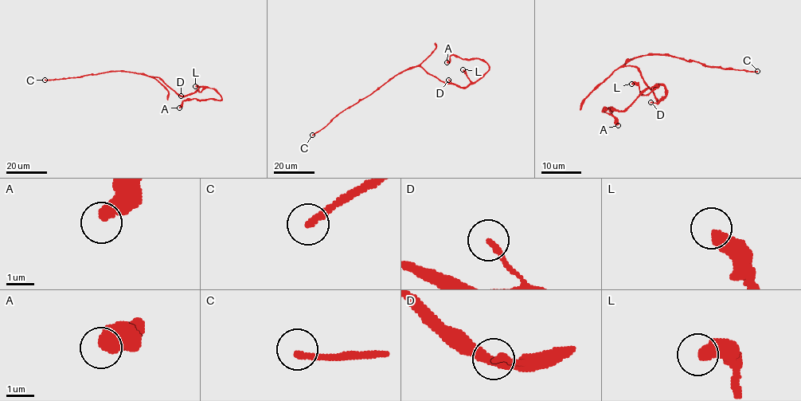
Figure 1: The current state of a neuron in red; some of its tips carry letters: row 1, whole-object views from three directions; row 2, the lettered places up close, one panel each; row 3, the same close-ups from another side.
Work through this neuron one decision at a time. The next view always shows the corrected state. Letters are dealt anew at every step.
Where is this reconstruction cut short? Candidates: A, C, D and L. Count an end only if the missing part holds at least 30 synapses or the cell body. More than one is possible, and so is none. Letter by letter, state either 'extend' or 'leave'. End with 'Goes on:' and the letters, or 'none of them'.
A: leave
C: extend
D: leave
L: leave
Goes on: C

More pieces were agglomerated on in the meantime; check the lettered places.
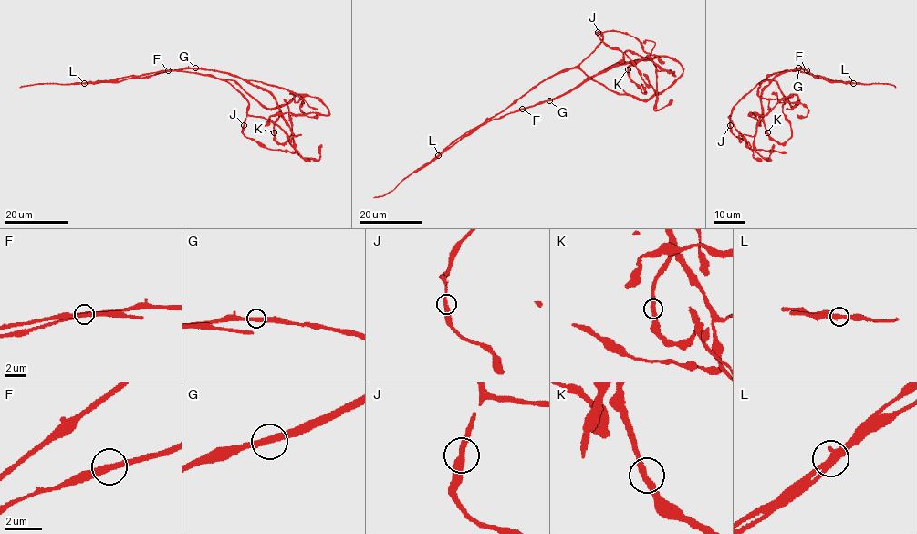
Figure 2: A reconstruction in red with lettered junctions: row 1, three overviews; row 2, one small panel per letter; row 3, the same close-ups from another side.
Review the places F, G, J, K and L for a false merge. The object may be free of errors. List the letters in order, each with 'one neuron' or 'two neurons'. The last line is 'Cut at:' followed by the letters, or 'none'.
F: one neuron
G: one neuron
J: one neuron
K: one neuron
L: two neurons
Cut at: L

